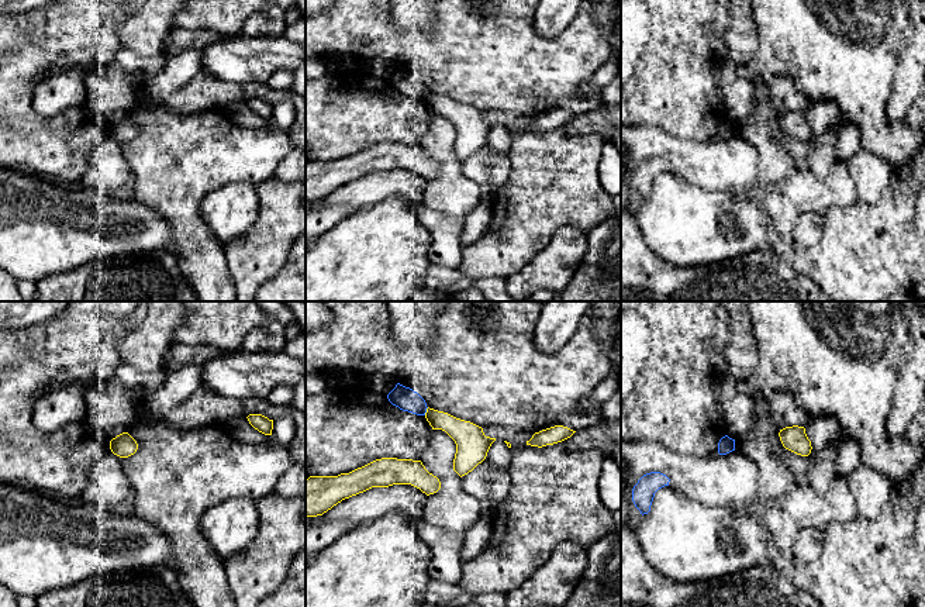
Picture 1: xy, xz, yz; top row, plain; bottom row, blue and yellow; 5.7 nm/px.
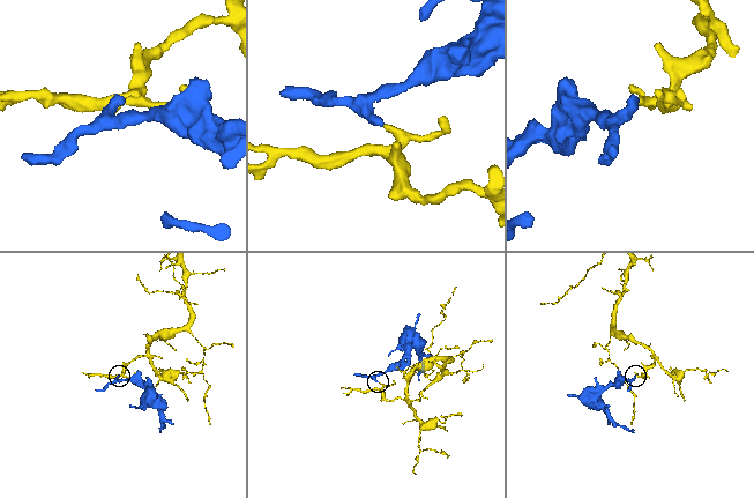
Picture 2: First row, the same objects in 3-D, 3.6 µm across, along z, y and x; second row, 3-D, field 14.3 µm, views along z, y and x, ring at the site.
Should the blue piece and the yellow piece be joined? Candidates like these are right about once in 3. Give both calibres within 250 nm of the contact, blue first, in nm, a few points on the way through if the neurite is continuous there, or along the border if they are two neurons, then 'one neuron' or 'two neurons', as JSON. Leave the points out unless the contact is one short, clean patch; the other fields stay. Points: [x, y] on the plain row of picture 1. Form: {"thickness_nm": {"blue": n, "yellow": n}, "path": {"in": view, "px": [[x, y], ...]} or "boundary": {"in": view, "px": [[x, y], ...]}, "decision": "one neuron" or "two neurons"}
{"thickness_nm": {"blue": 140, "yellow": 140}, "decision": "two neurons"}

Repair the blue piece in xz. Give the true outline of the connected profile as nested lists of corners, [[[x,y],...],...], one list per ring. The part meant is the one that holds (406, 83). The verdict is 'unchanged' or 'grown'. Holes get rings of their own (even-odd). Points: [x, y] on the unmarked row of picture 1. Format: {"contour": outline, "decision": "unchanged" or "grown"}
{"contour": [[[397,68],[396,72],[387,79],[387,83],[400,94],[417,100],[425,100],[428,93],[425,85],[417,76],[400,68]]], "decision": "unchanged"}

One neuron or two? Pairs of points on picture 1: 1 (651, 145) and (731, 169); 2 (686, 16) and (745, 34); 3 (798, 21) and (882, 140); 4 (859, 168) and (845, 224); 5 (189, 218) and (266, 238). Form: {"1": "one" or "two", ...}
{"1": "one", "2": "two", "3": "one", "4": "two", "5": "two"}

